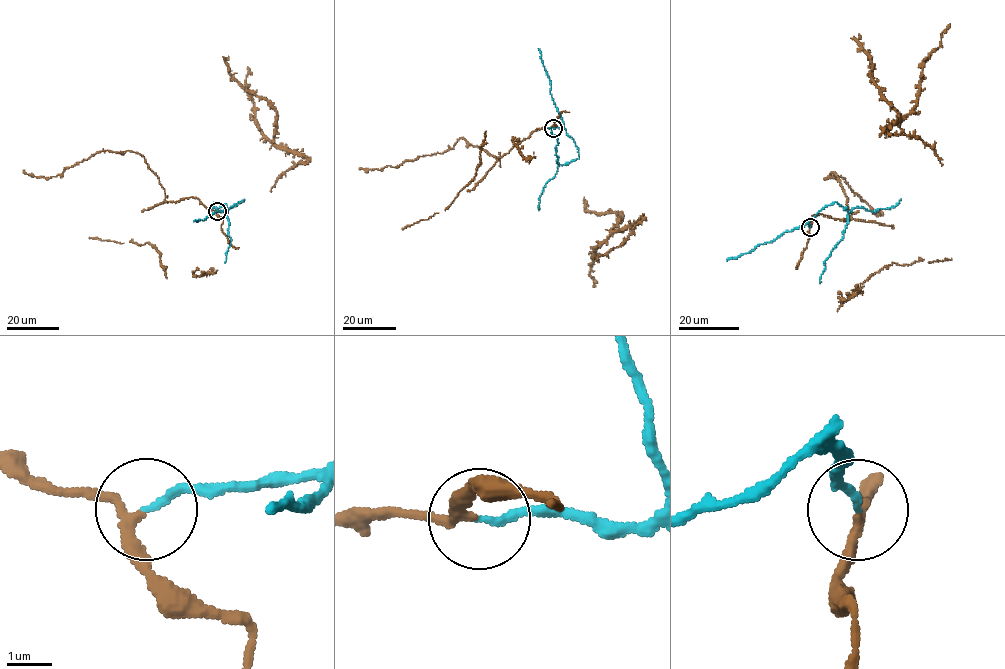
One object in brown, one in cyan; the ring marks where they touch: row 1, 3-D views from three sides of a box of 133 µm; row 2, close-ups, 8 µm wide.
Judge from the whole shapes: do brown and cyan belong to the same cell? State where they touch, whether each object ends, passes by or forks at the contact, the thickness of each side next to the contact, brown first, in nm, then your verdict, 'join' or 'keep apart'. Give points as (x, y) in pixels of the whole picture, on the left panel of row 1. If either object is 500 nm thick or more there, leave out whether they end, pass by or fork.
place (217, 211); brown passes by; cyan ends; calibres 200 and 160 nm; keep apart

